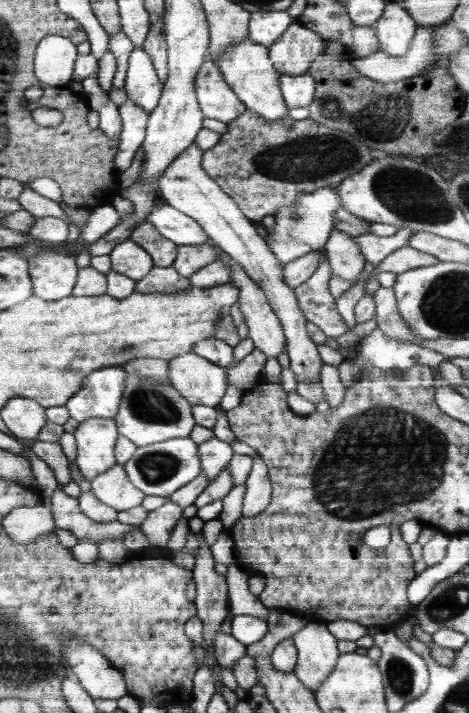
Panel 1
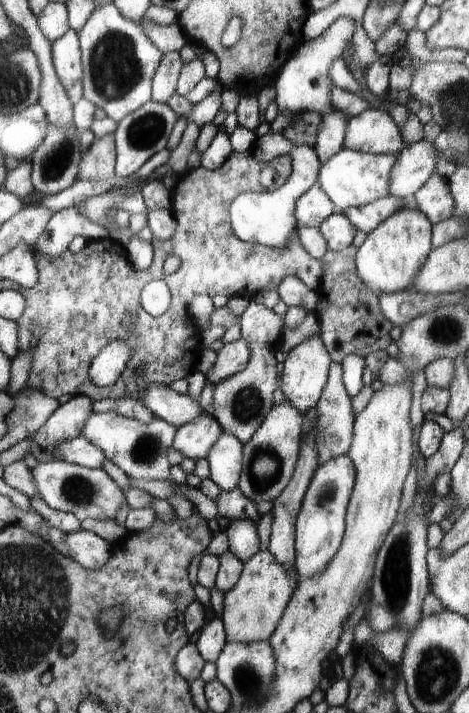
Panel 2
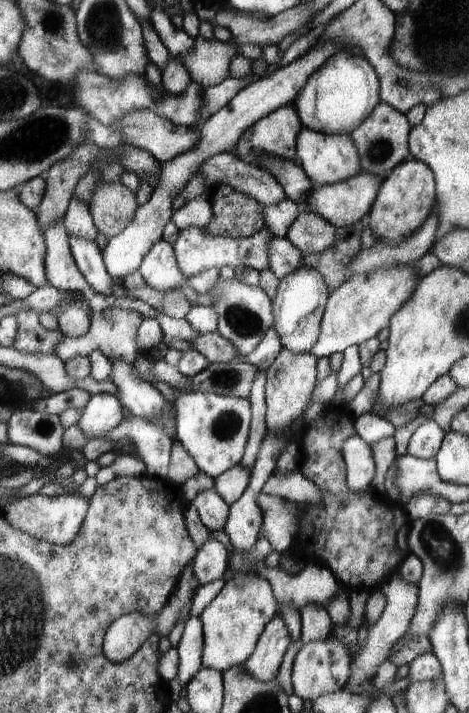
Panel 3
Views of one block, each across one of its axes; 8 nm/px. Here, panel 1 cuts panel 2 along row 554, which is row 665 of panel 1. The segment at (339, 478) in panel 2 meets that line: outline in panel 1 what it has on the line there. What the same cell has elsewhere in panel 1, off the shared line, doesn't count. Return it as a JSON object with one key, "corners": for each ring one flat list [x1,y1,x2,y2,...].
{"corners":[[308,622,302,630,293,633,290,638,297,648,297,666,294,672,312,692,337,666,341,654,338,651,338,639,329,631,326,624]]}

